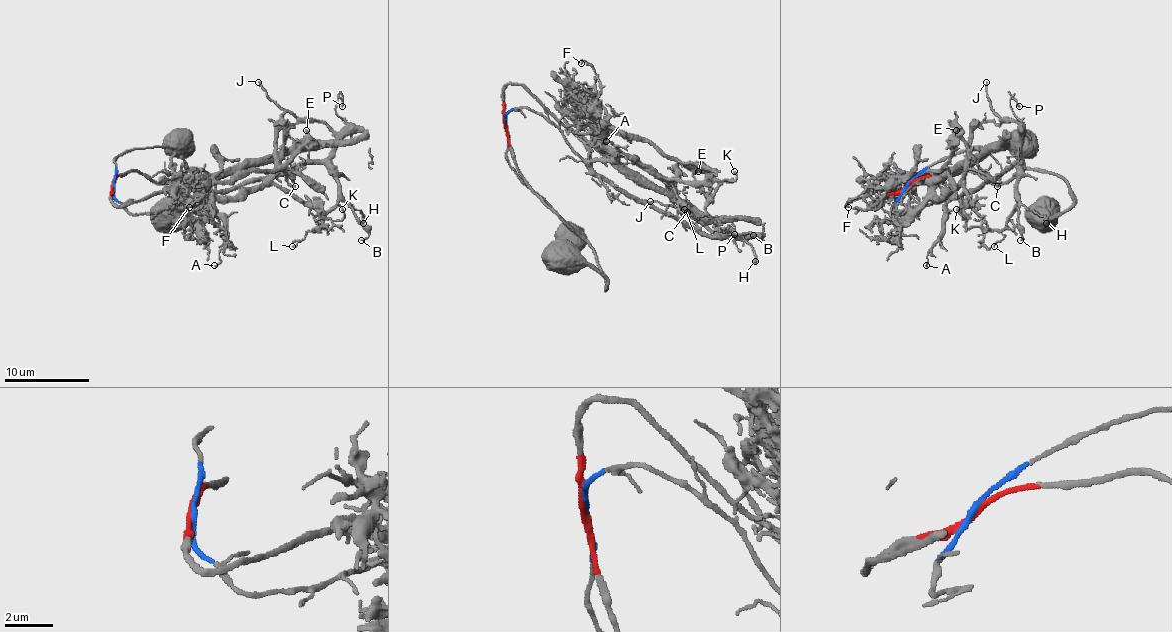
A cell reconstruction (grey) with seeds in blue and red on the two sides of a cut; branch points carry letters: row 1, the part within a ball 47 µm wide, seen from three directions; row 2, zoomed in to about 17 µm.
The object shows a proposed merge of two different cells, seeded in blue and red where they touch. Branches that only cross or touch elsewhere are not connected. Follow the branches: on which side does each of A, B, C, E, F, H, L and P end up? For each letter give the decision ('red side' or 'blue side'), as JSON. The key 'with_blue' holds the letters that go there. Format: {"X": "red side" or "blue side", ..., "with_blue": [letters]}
{"A": "blue side", "B": "blue side", "C": "blue side", "E": "red side", "F": "red side", "H": "blue side", "L": "blue side", "P": "blue side", "with_blue": ["A", "B", "C", "H", "L", "P"]}

